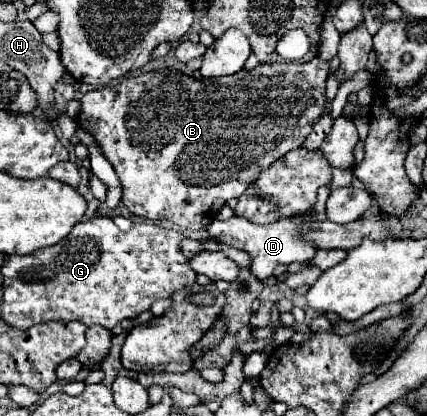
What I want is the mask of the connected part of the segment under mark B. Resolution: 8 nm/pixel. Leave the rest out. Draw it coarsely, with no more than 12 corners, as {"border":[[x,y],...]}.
{"border":[[329,65],[81,95],[123,205],[205,229],[325,111]]}

